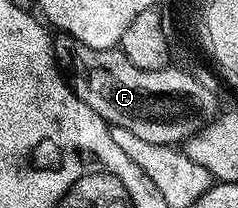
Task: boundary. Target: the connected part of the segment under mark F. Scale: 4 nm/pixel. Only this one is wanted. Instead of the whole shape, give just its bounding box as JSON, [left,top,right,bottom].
[53,32,197,141]

